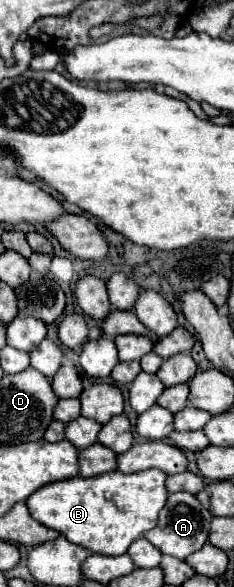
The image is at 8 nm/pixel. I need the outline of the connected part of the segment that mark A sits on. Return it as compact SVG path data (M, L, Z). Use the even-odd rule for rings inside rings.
M171 493L163 511L159 513L157 525L143 535L147 541L151 541L163 555L173 555L177 559L187 559L191 553L199 551L207 543L209 535L209 523L211 523L211 513L197 501L195 495L191 493Z

